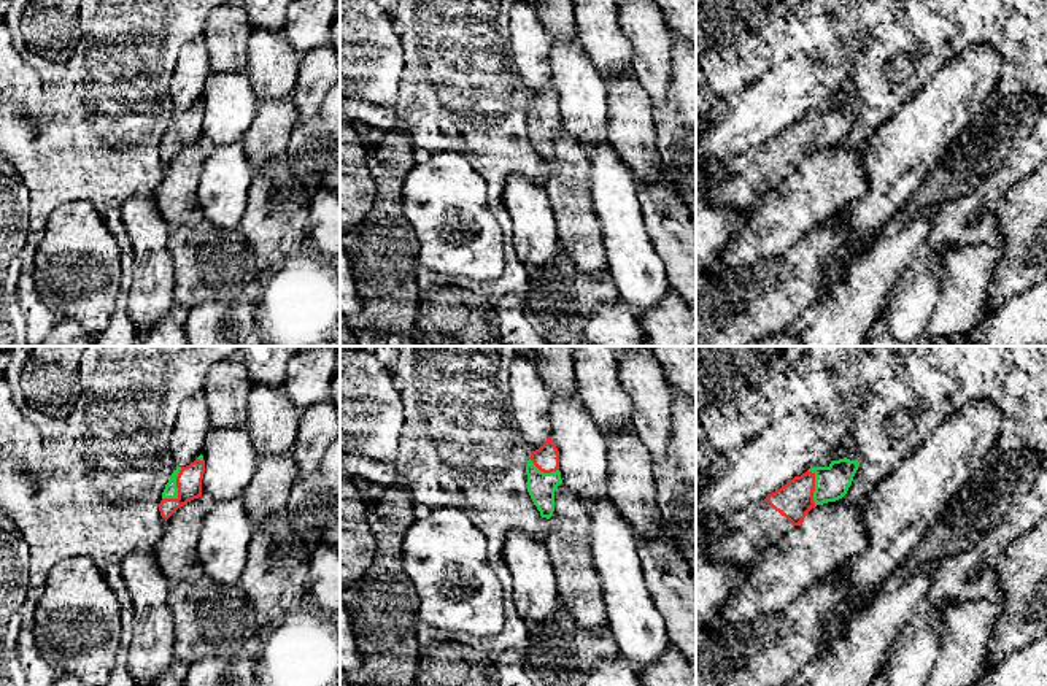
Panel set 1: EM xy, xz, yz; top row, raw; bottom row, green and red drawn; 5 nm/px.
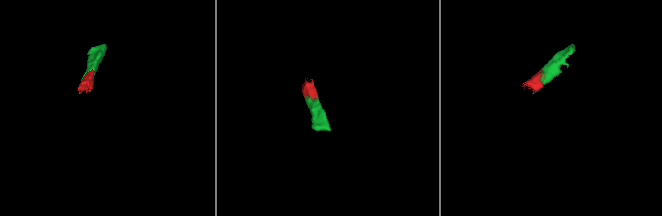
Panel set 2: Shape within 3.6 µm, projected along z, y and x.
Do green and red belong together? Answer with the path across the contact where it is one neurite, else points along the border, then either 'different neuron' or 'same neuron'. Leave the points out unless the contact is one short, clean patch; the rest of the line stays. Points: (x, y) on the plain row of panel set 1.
runs through xy (170, 135), (177, 134), (189, 123); same neuron

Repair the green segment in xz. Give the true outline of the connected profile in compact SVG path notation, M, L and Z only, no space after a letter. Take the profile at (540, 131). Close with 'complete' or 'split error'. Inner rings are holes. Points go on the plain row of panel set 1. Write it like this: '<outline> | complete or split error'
M551 81L535 95L526 110L527 137L540 156L542 162L550 164L554 156L554 135L562 127L559 116L559 95Z | split error

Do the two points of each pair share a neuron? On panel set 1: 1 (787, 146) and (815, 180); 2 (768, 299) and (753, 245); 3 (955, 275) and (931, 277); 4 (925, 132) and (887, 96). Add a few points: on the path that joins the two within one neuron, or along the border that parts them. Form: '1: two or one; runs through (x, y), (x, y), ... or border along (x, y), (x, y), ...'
1: two; border along (836, 145), (817, 148), (801, 167), (774, 188)
2: two; border along (792, 245), (779, 254), (731, 267), (723, 273)
3: two; border along (939, 248), (942, 253), (942, 283), (931, 313)
4: two; border along (914, 92), (873, 132)

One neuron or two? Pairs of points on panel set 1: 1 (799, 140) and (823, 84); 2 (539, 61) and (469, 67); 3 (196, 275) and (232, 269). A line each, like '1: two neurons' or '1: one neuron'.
1: two neurons
2: two neurons
3: one neuron

